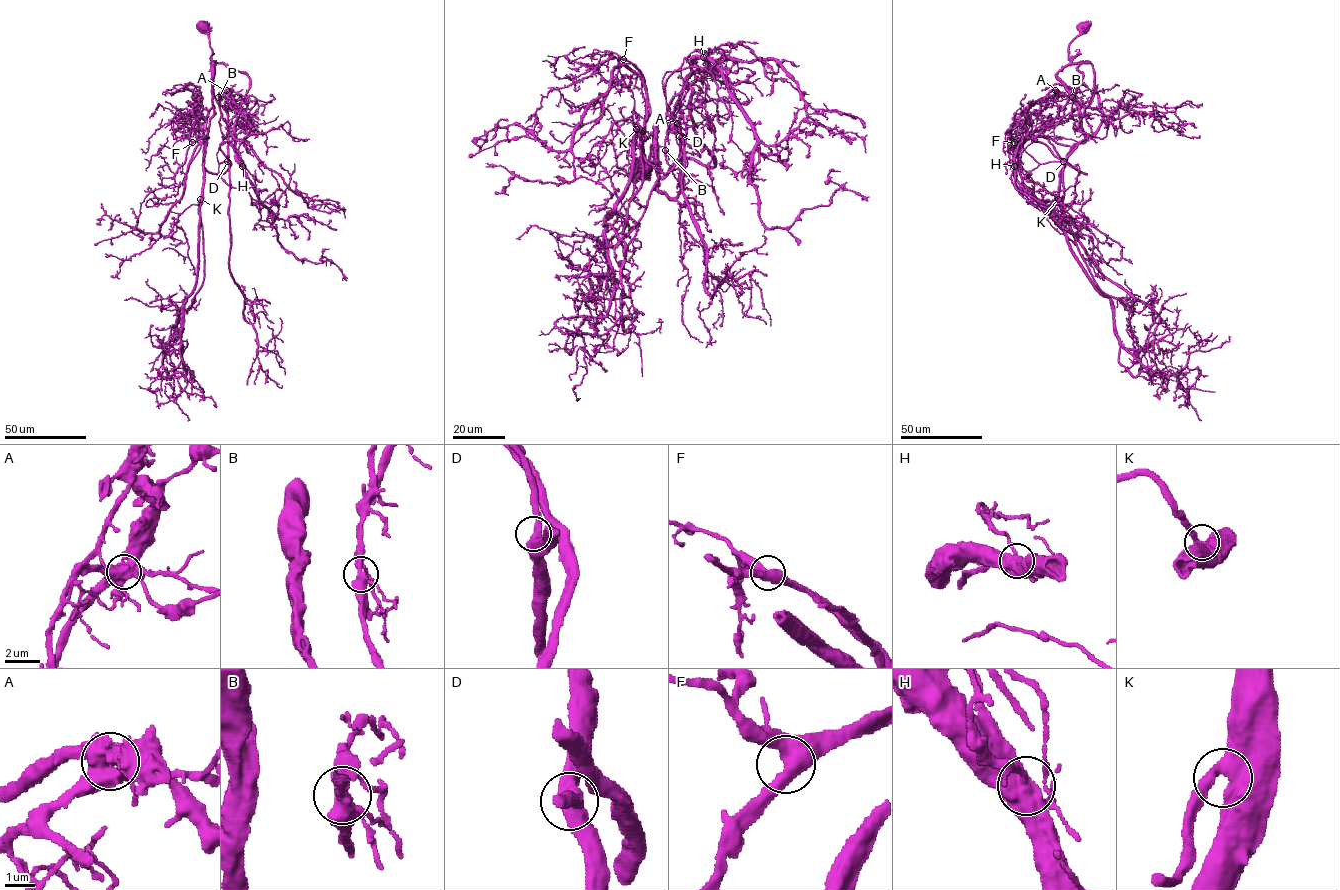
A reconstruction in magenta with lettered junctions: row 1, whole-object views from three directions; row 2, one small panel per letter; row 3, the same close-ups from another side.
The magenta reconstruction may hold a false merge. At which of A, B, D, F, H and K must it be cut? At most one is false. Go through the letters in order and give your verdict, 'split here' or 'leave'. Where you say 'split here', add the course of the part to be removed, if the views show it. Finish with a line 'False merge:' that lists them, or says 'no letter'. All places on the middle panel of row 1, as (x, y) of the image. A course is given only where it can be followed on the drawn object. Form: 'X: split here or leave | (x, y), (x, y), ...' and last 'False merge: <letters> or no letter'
A: split here | (677, 123), (682, 114), (679, 108), (679, 94), (686, 77), (708, 70), (728, 51)
B: leave
D: leave
F: leave
H: leave
K: leave
False merge: A

